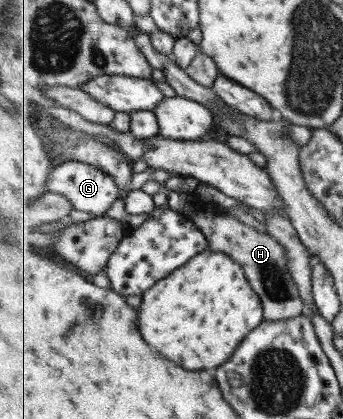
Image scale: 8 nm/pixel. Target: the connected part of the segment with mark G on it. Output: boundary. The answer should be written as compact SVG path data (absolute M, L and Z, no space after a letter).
M68 161L55 164L51 177L48 179L49 192L67 197L74 209L92 213L96 217L103 217L119 200L119 186L116 179L93 165Z

